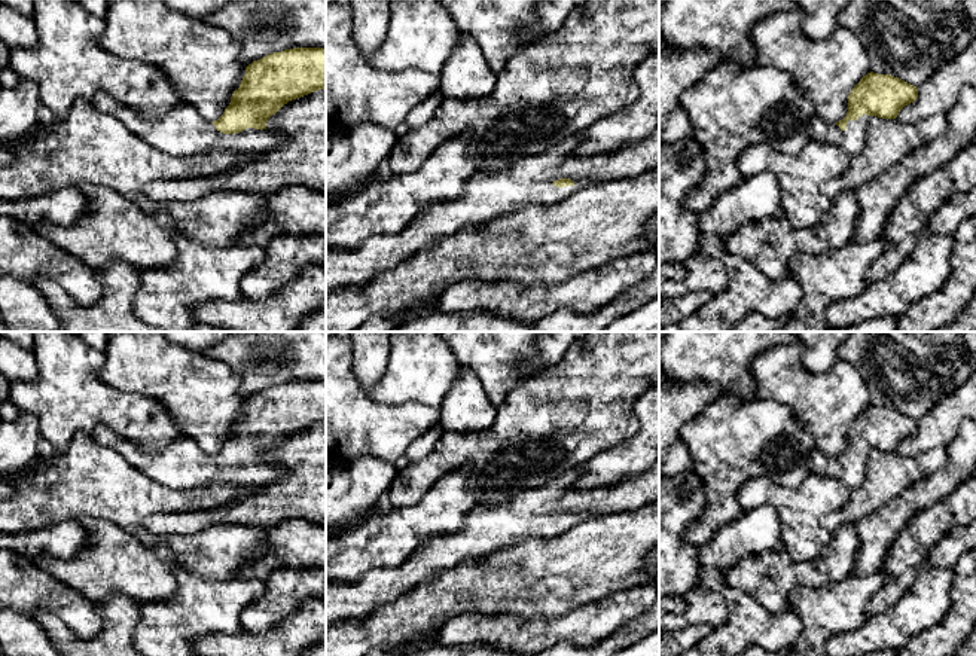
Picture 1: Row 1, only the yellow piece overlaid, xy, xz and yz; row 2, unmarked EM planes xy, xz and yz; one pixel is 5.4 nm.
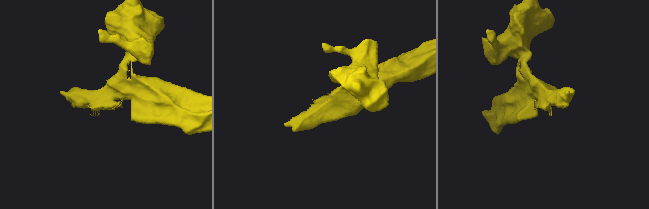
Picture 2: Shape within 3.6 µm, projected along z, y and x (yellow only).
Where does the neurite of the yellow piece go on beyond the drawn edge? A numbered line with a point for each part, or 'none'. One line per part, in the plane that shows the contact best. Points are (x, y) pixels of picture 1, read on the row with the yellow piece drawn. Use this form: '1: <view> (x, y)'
1: xy (182, 131)

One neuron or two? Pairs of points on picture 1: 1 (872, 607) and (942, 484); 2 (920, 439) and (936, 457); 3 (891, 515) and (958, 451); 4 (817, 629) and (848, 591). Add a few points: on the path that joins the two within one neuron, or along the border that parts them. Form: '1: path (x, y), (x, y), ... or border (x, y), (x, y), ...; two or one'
1: border (958, 485), (946, 497), (920, 510), (903, 528); two
2: border (945, 447), (915, 455), (896, 451); two
3: path (911, 502), (930, 491), (951, 470); one
4: path (823, 621), (844, 600); one

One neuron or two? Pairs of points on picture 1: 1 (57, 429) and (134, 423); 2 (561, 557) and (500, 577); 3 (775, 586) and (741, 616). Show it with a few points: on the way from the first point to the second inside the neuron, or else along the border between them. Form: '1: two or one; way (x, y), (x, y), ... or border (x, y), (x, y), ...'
1: one; way (76, 415), (115, 415)
2: one; way (546, 571), (539, 577), (515, 577)
3: two; border (726, 583), (747, 592), (774, 613), (787, 610)

